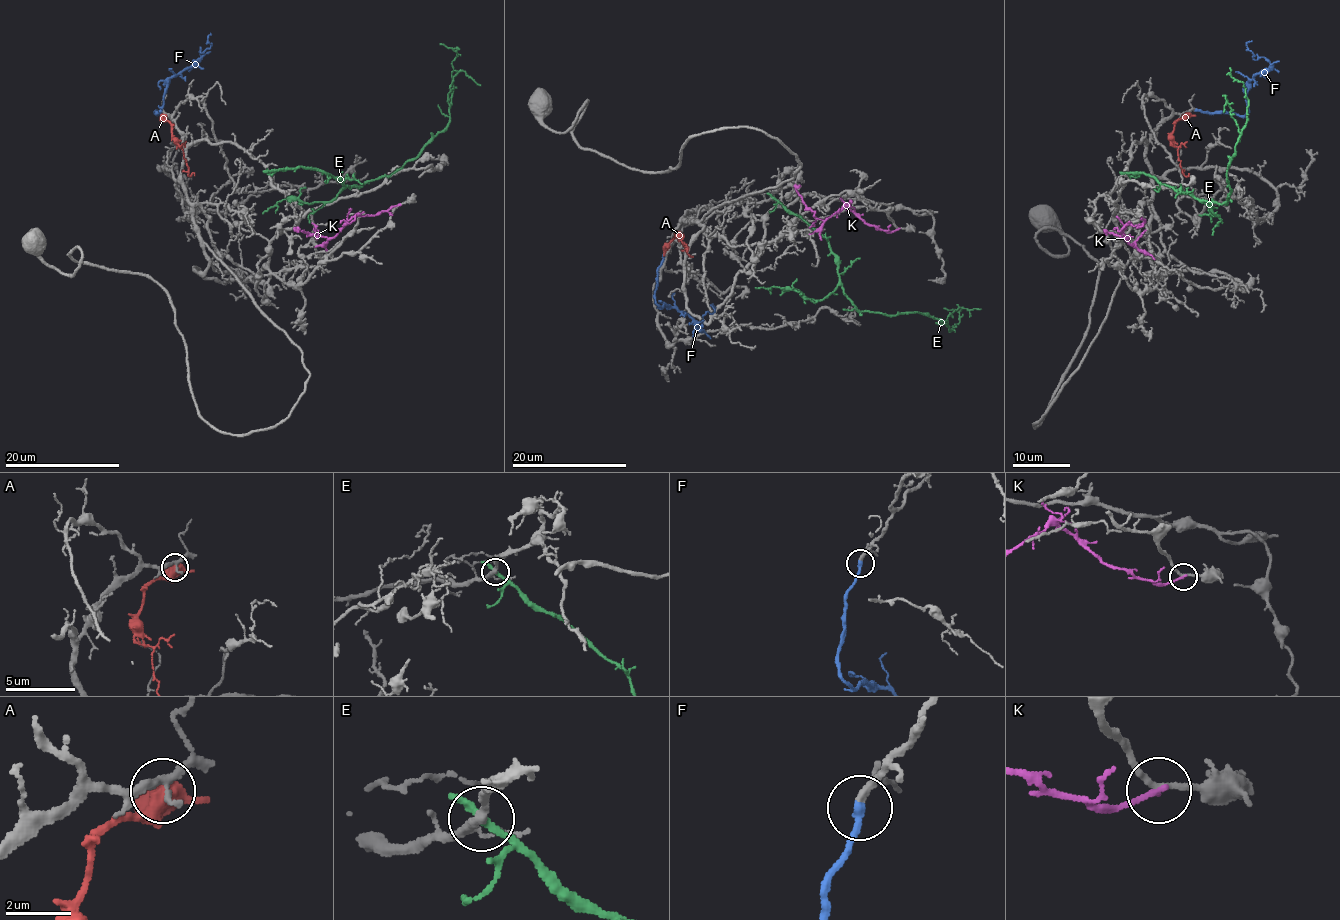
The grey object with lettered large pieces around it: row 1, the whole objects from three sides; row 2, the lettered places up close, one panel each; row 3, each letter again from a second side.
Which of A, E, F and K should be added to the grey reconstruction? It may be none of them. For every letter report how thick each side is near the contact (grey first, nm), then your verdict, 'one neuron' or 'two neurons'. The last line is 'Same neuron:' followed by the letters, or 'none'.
A: 240 nm thick on the grey side, 480 nm on the other; two neurons
E: 280 nm thick on the grey side, 320 nm on the other; two neurons
F: 200 nm thick on the grey side, 280 nm on the other; one neuron
K: 190 nm thick on the grey side, 180 nm on the other; two neurons
Same neuron: F

